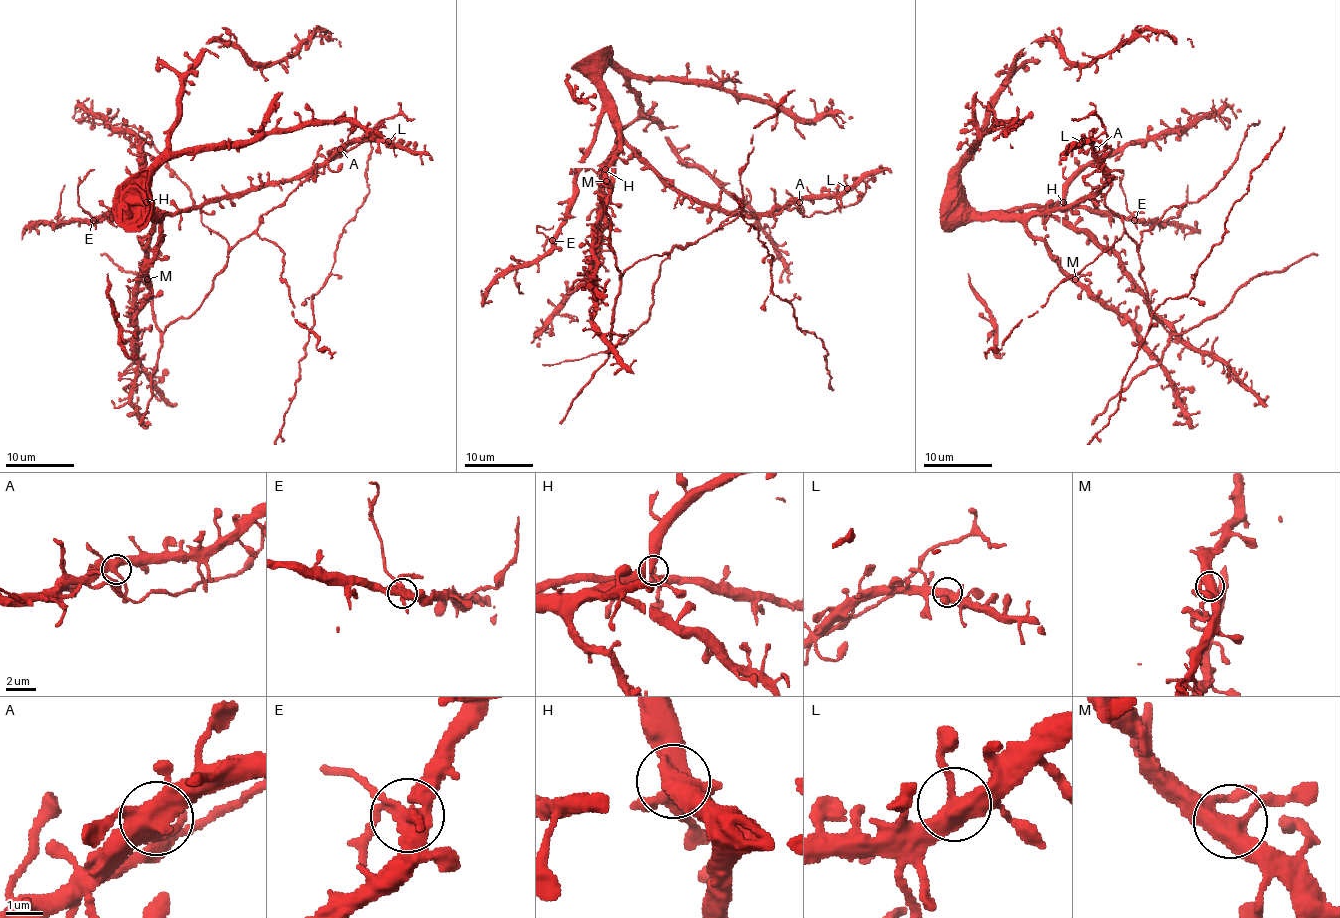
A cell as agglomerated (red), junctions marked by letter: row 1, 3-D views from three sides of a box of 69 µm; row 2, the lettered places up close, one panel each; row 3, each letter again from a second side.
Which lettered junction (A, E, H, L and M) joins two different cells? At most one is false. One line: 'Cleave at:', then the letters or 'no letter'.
Cleave at: E

